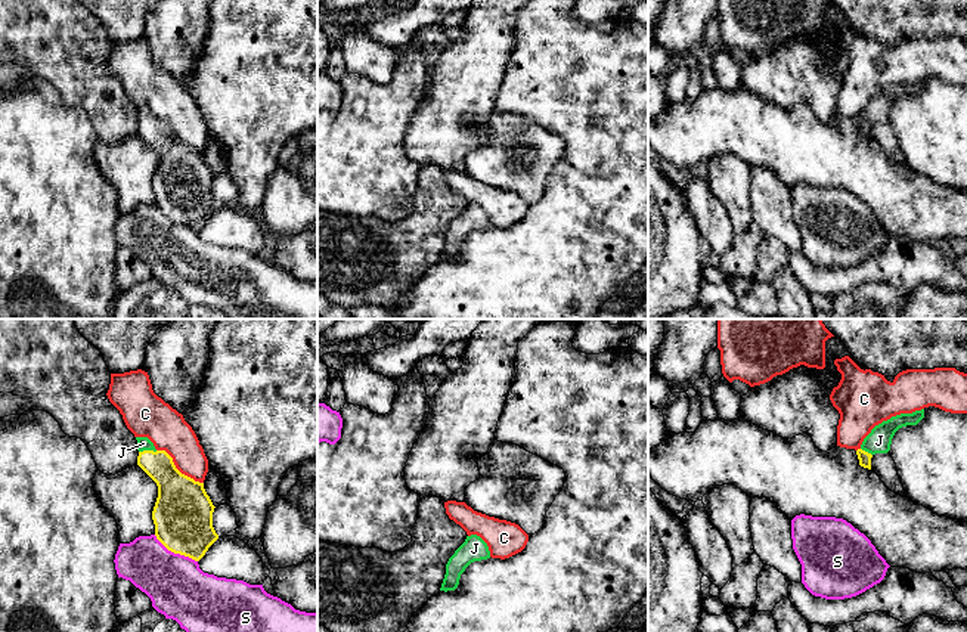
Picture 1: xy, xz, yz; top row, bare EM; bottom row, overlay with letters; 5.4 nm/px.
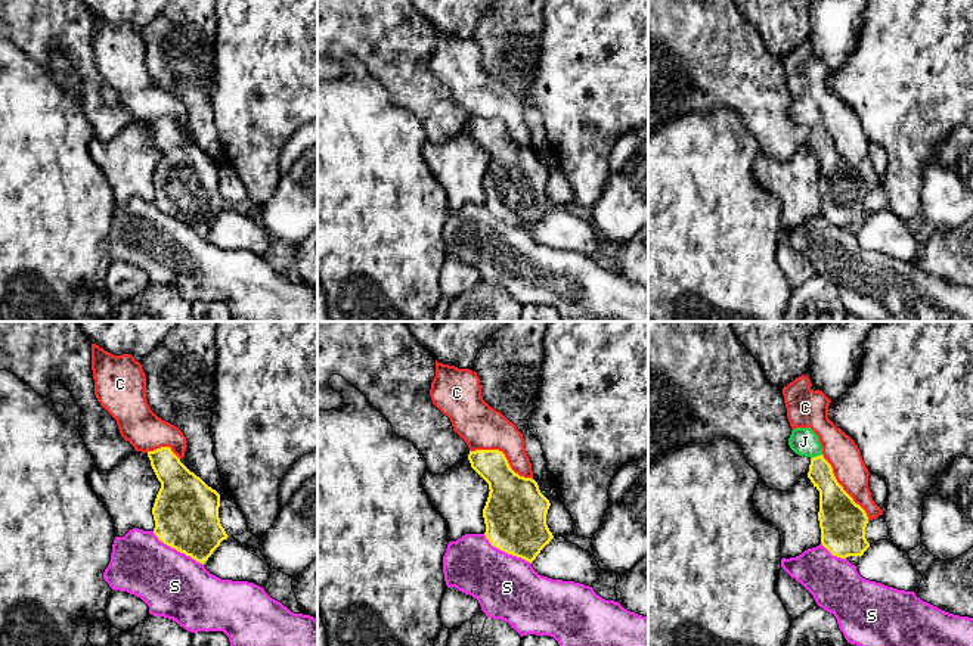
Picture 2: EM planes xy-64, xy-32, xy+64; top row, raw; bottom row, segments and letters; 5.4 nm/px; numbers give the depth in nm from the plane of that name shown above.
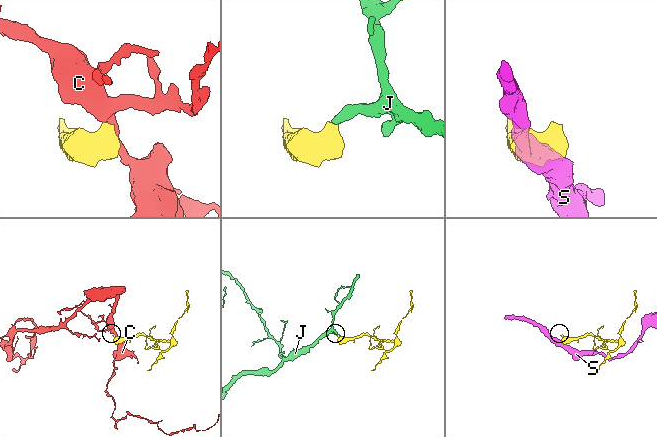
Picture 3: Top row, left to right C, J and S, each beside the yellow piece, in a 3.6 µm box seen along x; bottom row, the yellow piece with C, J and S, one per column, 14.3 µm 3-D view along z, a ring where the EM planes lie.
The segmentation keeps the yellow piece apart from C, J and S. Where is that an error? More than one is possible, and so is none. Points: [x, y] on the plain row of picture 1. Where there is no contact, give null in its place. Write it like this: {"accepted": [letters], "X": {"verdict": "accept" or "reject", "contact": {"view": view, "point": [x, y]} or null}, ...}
{"accepted": ["J"], "C": {"verdict": "reject", "contact": {"view": "xy", "point": [176, 138]}}, "J": {"verdict": "accept", "contact": {"view": "xy", "point": [148, 120]}}, "S": {"verdict": "reject", "contact": {"view": "xy", "point": [176, 222]}}}

